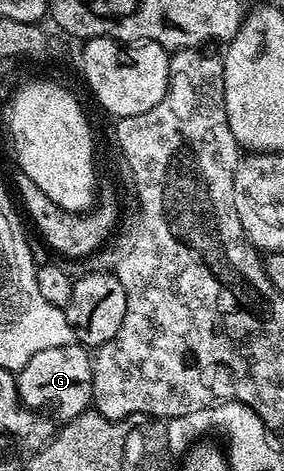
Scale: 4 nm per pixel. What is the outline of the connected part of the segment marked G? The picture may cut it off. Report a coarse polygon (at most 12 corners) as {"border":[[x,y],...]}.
{"border":[[90,349],[39,350],[16,377],[26,408],[58,421],[93,403]]}

